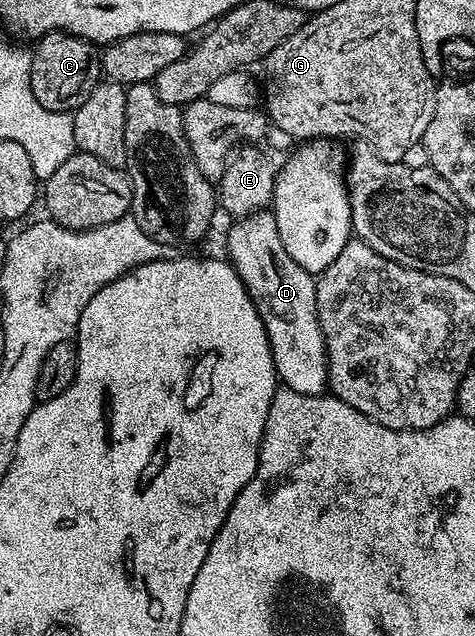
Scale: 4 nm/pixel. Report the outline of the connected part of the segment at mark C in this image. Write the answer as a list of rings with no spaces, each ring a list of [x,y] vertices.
[[[66,31],[45,33],[34,42],[34,45],[35,49],[33,48],[31,53],[31,86],[37,103],[41,103],[41,107],[49,111],[61,111],[62,113],[71,113],[79,109],[81,103],[85,103],[85,99],[93,95],[93,87],[97,87],[101,80],[101,57],[96,46]]]

